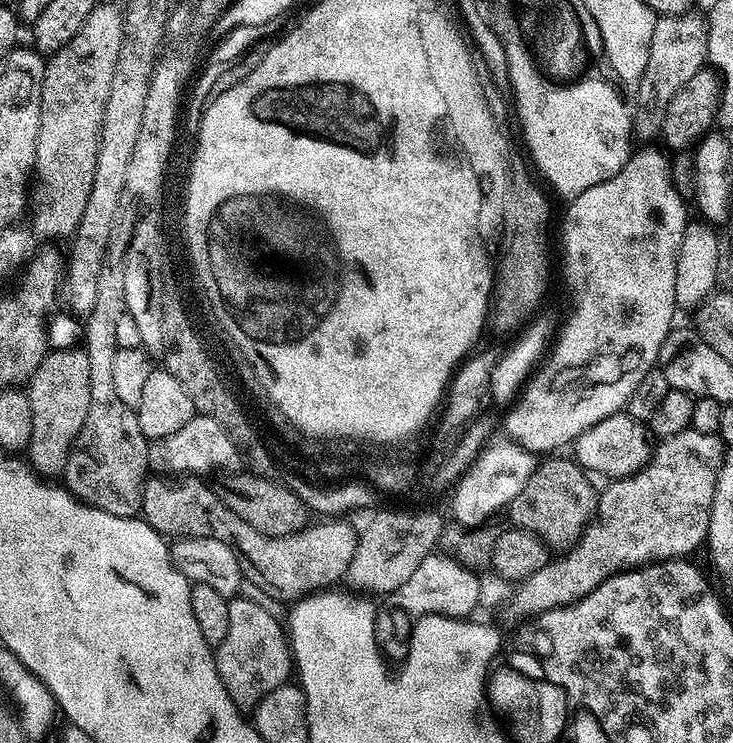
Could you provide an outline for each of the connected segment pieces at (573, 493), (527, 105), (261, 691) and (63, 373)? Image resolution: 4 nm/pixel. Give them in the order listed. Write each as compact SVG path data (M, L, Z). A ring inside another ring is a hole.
M544 458L537 463L535 470L526 478L526 486L514 498L514 502L508 505L507 515L512 515L511 523L523 532L534 532L536 537L543 540L552 550L569 550L576 547L580 536L588 529L588 523L594 519L596 514L596 502L598 499L597 489L592 489L589 473L576 463L575 459L552 460L556 458Z
M508 42L504 49L510 81L515 81L520 98L528 140L535 149L535 163L551 191L557 195L566 192L577 196L582 190L590 190L590 186L598 186L598 182L606 182L618 174L634 151L632 116L624 116L628 105L616 104L616 99L610 97L596 96L592 86L560 91L538 67L527 44Z
M237 594L229 599L228 605L230 626L226 638L214 648L216 669L232 701L242 710L252 710L270 690L278 690L278 686L289 683L294 672L290 640L285 625L277 617L266 614L258 602L250 602Z
M83 347L49 351L28 381L26 395L32 411L27 463L41 478L63 477L72 443L78 438L90 410L90 360Z

